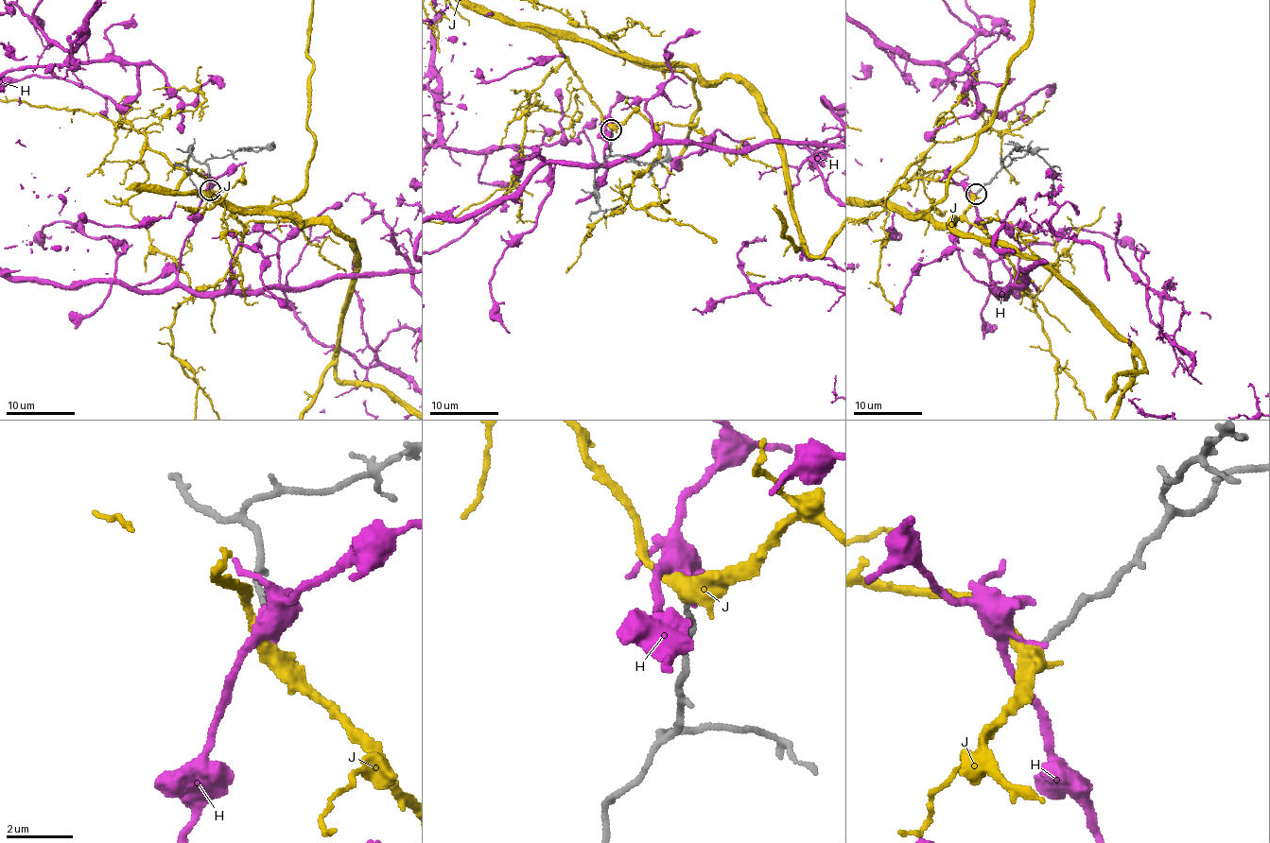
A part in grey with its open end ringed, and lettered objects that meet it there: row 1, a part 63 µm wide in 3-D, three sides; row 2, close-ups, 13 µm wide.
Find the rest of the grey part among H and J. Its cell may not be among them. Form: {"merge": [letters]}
{"merge": ["J"]}

